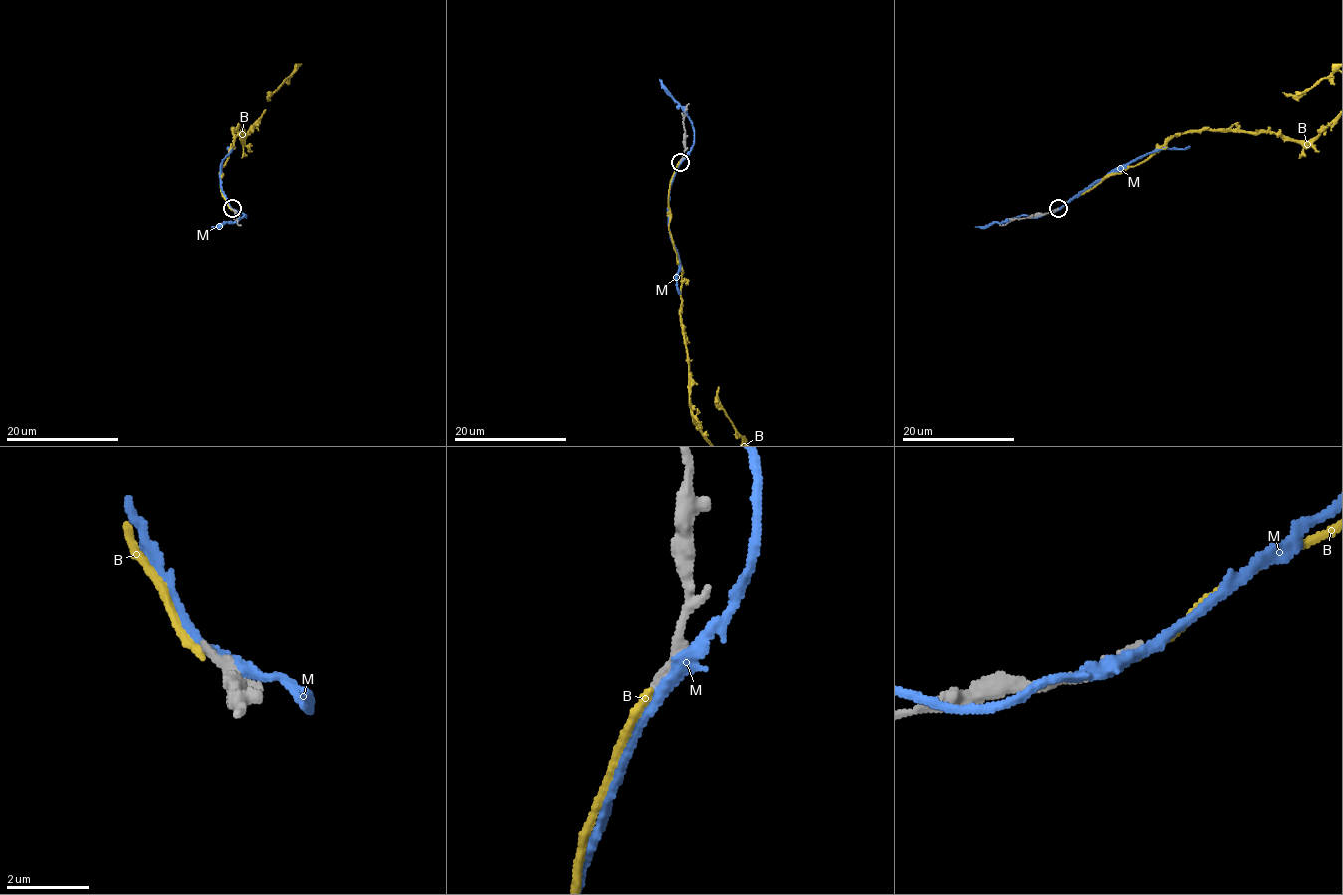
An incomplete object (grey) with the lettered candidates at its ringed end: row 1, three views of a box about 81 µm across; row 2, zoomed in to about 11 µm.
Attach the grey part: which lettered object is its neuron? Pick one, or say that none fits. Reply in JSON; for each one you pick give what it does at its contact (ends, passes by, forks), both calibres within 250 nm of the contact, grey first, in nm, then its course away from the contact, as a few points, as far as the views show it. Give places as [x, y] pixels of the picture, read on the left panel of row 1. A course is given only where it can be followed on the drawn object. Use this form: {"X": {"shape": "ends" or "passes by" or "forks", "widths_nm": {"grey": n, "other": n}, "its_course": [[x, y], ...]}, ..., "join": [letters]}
{"join": []}

